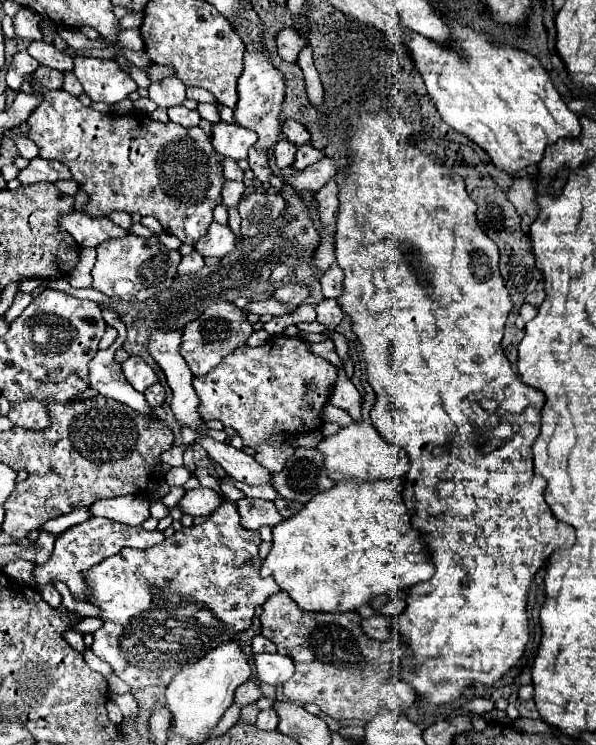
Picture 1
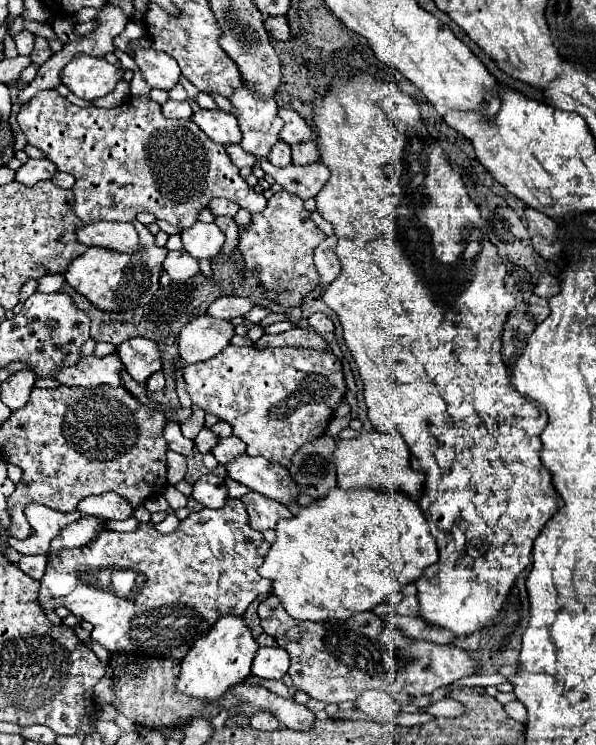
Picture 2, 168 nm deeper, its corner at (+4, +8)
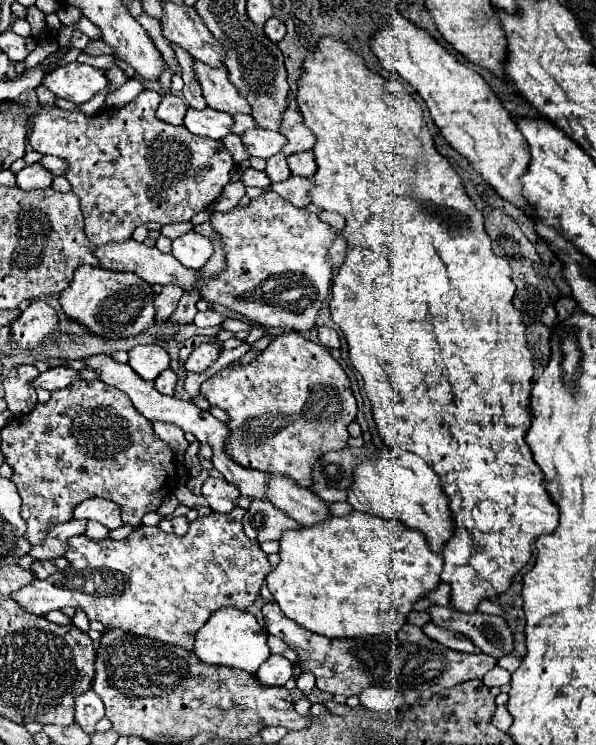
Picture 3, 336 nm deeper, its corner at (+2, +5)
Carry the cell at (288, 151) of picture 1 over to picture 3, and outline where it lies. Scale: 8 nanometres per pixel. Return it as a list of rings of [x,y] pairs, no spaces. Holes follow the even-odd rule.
[[[277,153],[277,155],[273,155],[271,159],[267,159],[267,169],[265,169],[265,173],[267,173],[267,177],[271,179],[271,183],[289,179],[291,171],[289,171],[289,165],[287,165],[285,159],[287,159],[287,157],[285,157],[283,153]]]

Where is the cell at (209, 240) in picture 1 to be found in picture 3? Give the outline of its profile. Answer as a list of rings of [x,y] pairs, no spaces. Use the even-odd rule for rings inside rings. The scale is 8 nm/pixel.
[[[189,231],[173,241],[171,253],[181,265],[185,265],[189,269],[201,269],[207,263],[207,259],[211,257],[213,245],[207,237],[195,233],[195,231]]]

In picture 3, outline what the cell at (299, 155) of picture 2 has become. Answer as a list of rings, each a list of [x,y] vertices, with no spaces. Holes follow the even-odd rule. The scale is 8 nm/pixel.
[[[303,151],[303,153],[289,155],[287,157],[287,163],[289,163],[291,173],[293,175],[301,175],[301,177],[313,177],[315,175],[315,169],[317,169],[315,157],[313,157],[311,151]]]

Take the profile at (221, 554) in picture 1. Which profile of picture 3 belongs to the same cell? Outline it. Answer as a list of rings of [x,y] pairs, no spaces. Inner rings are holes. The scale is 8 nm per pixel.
[[[237,507],[231,513],[211,513],[207,517],[199,517],[191,523],[189,531],[179,537],[175,533],[163,533],[159,527],[147,527],[141,525],[135,529],[127,539],[113,541],[113,539],[101,539],[91,541],[85,535],[69,539],[69,549],[65,553],[65,559],[69,561],[69,567],[65,571],[59,571],[47,579],[33,579],[25,589],[19,589],[11,593],[15,601],[33,615],[45,615],[53,609],[63,607],[81,607],[89,619],[101,621],[105,627],[113,629],[119,627],[123,631],[131,631],[135,635],[145,635],[151,639],[167,641],[173,645],[179,645],[187,651],[193,651],[195,645],[195,633],[207,623],[213,611],[219,607],[237,607],[247,609],[255,597],[259,595],[259,587],[265,581],[265,575],[273,569],[267,555],[261,551],[257,541],[249,541],[243,533],[241,519],[245,515],[245,509]],[[105,573],[119,573],[125,579],[117,579],[121,585],[121,591],[99,595],[99,585],[105,585],[107,577]]]

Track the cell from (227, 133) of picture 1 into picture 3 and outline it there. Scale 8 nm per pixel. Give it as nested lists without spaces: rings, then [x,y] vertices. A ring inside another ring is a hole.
[[[189,107],[183,125],[195,135],[203,135],[209,139],[223,139],[225,135],[231,133],[233,117],[223,111],[213,111],[211,107],[205,107],[203,111]]]

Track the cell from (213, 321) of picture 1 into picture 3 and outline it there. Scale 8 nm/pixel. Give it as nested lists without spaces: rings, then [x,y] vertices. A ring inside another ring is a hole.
[[[203,343],[203,345],[199,345],[199,347],[189,355],[189,359],[185,361],[185,369],[191,371],[191,373],[203,373],[211,363],[217,361],[219,353],[221,353],[221,351],[219,351],[217,345]]]

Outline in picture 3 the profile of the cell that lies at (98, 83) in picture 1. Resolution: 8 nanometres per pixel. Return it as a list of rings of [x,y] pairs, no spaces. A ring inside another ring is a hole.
[[[73,61],[49,71],[43,77],[41,85],[47,87],[55,97],[81,105],[81,103],[87,103],[95,93],[105,89],[109,81],[103,69]]]

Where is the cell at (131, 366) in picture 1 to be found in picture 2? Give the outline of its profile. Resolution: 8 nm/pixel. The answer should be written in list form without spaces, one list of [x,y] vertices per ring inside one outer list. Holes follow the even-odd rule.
[[[131,338],[117,346],[117,354],[135,382],[145,382],[153,372],[161,370],[159,350],[153,340]]]

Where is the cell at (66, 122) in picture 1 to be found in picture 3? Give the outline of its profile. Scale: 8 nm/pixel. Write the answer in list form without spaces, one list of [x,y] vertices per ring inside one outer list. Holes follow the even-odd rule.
[[[141,91],[137,99],[121,107],[113,117],[105,113],[87,117],[83,113],[71,113],[59,107],[53,107],[51,111],[39,107],[37,115],[33,117],[29,143],[35,151],[61,157],[69,163],[69,171],[65,177],[69,179],[73,193],[81,201],[85,235],[95,245],[127,241],[139,225],[149,221],[157,221],[161,225],[189,221],[193,215],[207,209],[223,193],[223,187],[236,172],[233,157],[225,149],[223,141],[197,137],[185,127],[173,127],[165,121],[159,121],[155,117],[157,101],[159,97],[155,91]]]

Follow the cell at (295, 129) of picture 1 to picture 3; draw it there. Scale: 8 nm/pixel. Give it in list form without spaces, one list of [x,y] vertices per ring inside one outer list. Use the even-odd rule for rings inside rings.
[[[287,109],[283,113],[283,123],[281,123],[281,135],[287,139],[283,153],[293,155],[301,151],[309,151],[315,145],[315,135],[303,125],[303,117],[299,111]]]

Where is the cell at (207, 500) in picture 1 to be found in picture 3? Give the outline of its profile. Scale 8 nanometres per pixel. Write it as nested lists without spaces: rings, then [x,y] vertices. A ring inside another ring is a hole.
[[[209,477],[203,483],[203,495],[209,501],[211,509],[215,513],[229,513],[237,507],[239,499],[239,489],[235,485],[229,485],[225,479],[213,479]]]

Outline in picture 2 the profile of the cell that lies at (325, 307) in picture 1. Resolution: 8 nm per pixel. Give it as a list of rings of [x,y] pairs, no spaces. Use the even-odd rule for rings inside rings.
[[[315,312],[309,316],[309,324],[319,332],[319,334],[325,334],[325,332],[331,332],[333,330],[333,322],[329,320],[327,314],[323,312]]]

